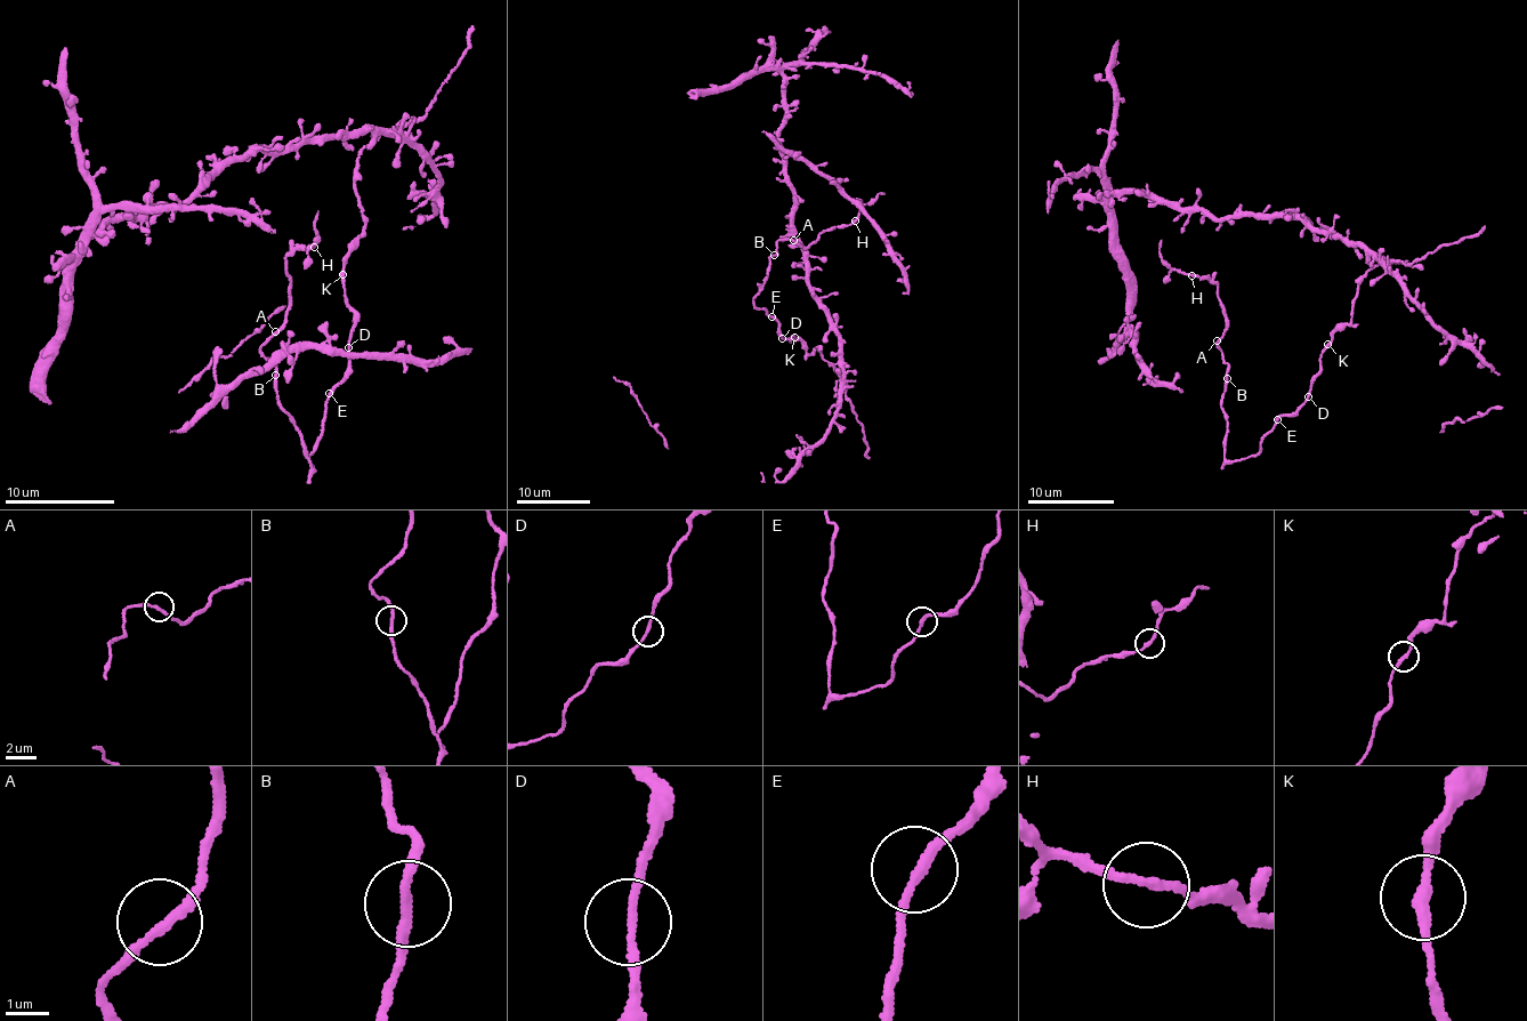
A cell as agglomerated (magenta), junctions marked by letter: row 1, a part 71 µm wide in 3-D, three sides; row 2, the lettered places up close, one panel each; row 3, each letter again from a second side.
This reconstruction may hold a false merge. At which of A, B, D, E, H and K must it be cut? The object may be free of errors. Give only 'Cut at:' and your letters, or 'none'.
Cut at: none

